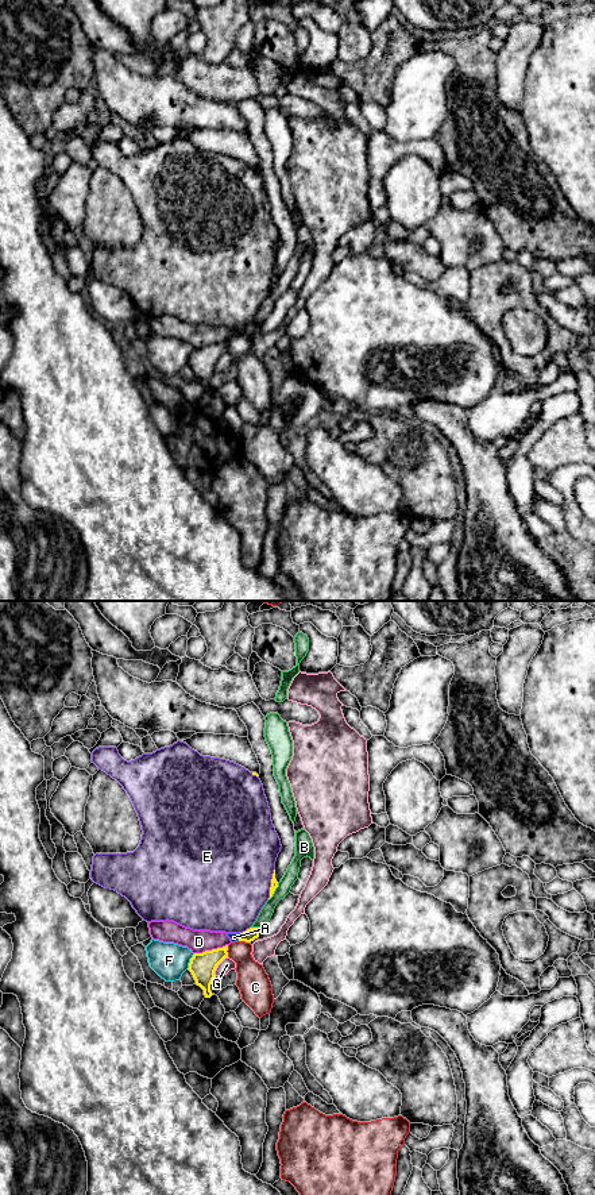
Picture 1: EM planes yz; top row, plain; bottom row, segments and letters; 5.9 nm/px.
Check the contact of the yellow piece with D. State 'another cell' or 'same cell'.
another cell

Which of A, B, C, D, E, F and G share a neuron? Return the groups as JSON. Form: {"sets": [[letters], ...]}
{"sets": [["A", "B", "D"], ["C"], ["E"], ["F"], ["G"]]}

